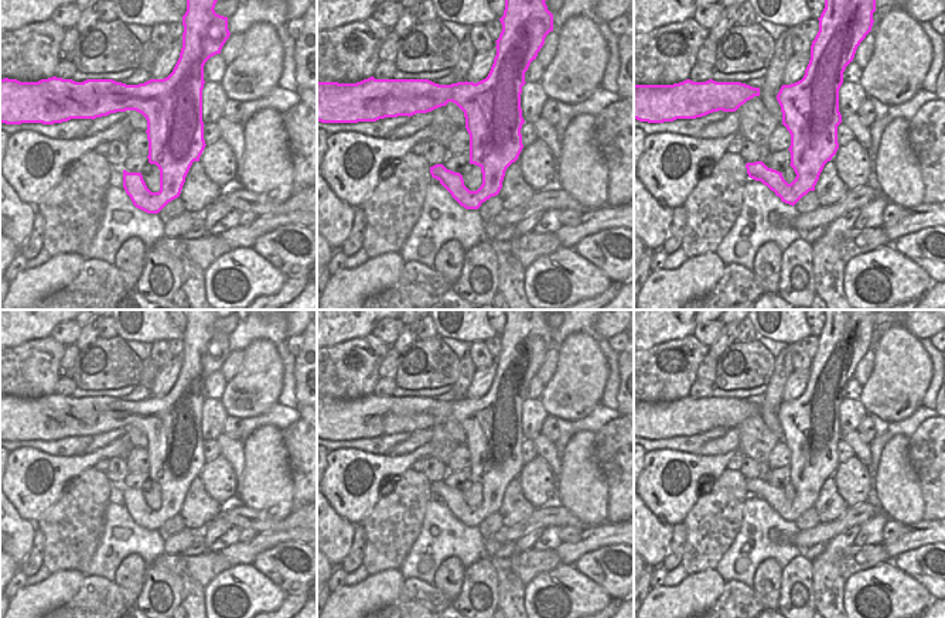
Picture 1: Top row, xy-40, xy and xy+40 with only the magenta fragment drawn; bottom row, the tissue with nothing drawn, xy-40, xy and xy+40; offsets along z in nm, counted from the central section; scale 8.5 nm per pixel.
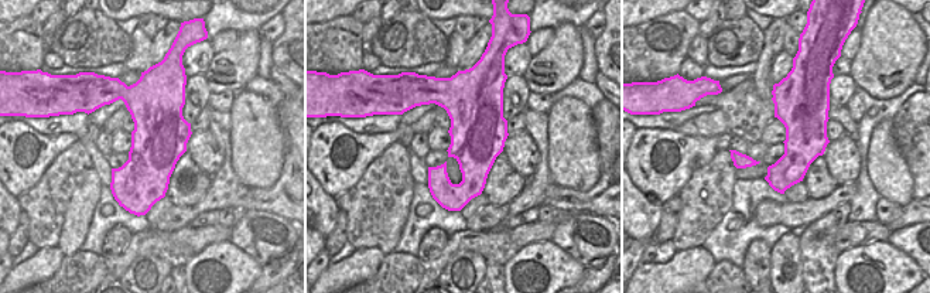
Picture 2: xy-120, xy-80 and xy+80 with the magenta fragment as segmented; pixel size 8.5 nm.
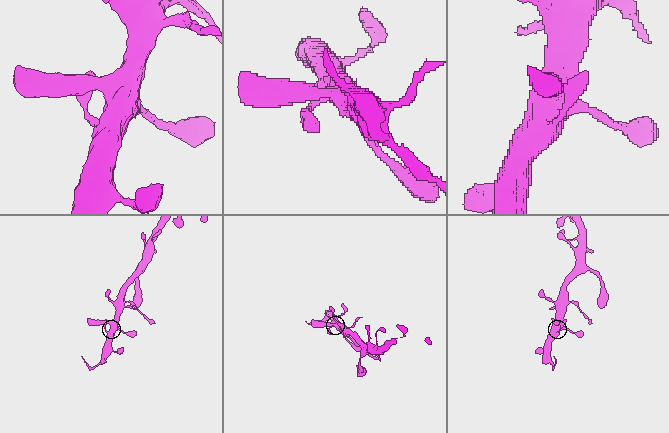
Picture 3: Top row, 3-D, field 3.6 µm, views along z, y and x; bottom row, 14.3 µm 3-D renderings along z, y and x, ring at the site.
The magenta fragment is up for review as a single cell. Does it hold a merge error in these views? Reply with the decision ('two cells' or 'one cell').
one cell

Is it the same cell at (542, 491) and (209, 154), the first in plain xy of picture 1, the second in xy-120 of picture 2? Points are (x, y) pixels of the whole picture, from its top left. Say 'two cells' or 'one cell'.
one cell

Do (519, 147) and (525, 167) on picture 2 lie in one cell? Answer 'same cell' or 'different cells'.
same cell

